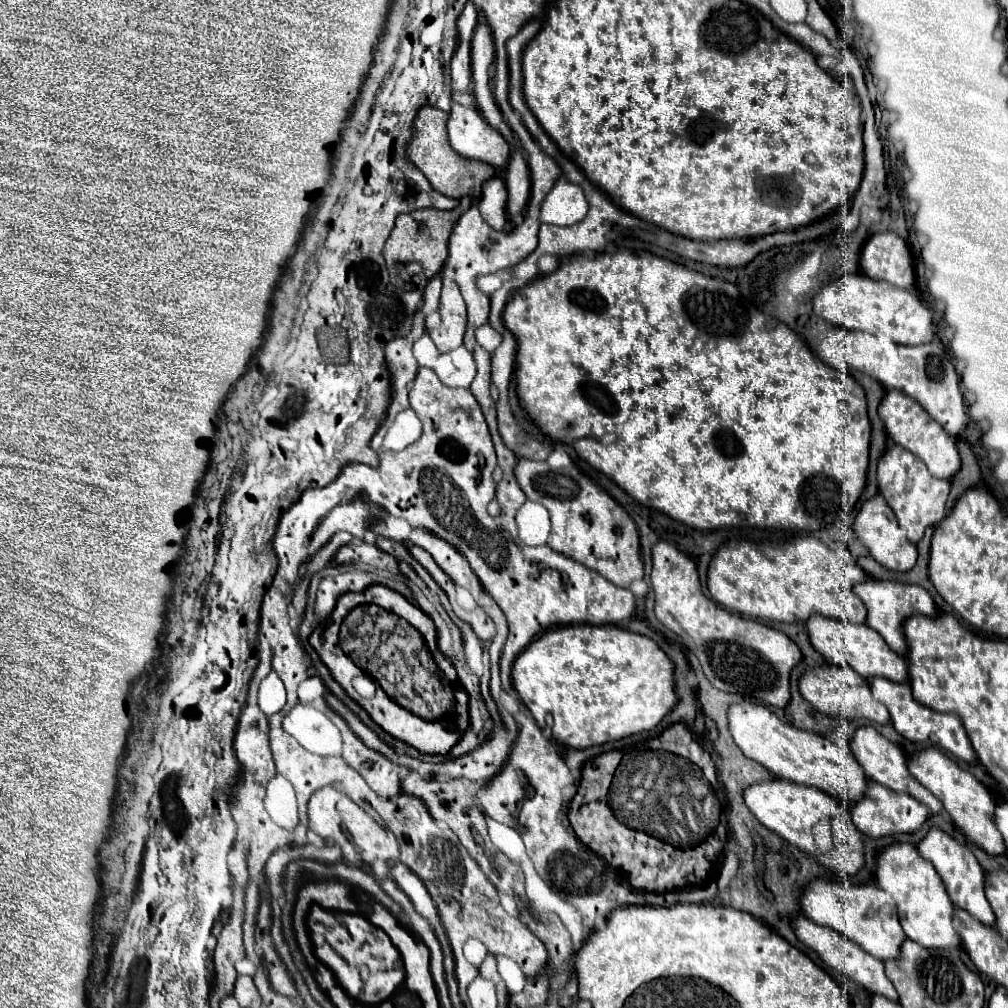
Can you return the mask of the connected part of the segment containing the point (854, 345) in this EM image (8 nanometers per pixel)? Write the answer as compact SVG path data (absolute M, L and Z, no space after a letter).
M830 323L834 327L832 331L830 331L830 335L836 339L836 343L842 347L842 351L844 351L844 361L850 365L850 367L854 367L854 369L858 369L858 371L862 371L864 375L868 375L868 377L872 377L872 379L876 379L884 389L898 389L898 391L902 391L902 393L906 393L908 397L912 397L916 403L920 403L922 407L924 407L924 411L936 421L936 423L940 423L952 437L956 437L964 427L966 427L966 423L968 423L968 417L966 417L966 411L964 411L964 401L962 401L962 393L960 393L960 387L958 387L958 373L956 373L956 369L954 369L954 365L946 359L946 355L944 355L944 345L942 345L942 341L940 339L934 339L934 341L930 341L930 343L924 343L924 345L898 345L898 343L890 343L890 341L880 341L878 337L874 337L874 335L870 335L870 333L866 333L866 331L848 331L848 329L844 329L844 327L840 327L840 325L834 325L834 323Z

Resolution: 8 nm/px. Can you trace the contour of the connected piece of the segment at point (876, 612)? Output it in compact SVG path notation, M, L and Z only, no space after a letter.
M870 577L864 583L858 583L854 587L854 593L864 601L866 609L868 609L868 617L866 617L866 625L872 627L874 631L878 631L884 641L888 643L888 647L892 647L892 651L896 651L898 655L906 655L906 645L904 645L904 637L900 633L900 625L904 619L912 617L912 615L928 615L934 617L936 615L936 607L934 601L930 597L930 593L918 585L908 585L908 583L900 583L900 581L884 581L884 579L874 579Z

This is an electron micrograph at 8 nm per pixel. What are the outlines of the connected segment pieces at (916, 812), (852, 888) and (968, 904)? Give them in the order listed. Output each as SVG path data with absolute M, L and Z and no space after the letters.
M874 781L868 783L864 797L856 801L852 807L852 819L854 819L856 829L874 839L884 837L884 835L894 835L894 833L914 833L922 827L926 817L928 817L928 809L920 801L904 793L894 793Z
M812 879L800 893L800 909L814 923L840 931L878 959L896 957L902 941L906 939L898 921L894 899L874 883L853 885L844 881Z
M932 827L926 837L918 843L918 851L920 855L930 861L934 865L934 869L938 871L950 901L960 907L966 909L970 915L974 915L978 921L982 921L984 925L994 925L996 917L992 913L992 907L988 903L988 899L984 897L984 871L980 867L980 863L976 861L974 853L970 849L966 849L964 845L960 845L956 839L952 839L948 833L944 833L938 827Z

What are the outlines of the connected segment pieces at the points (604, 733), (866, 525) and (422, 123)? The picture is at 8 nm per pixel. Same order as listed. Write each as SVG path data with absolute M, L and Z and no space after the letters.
M568 625L568 627L558 627L558 629L550 629L544 635L540 635L536 641L532 641L516 659L514 669L512 669L512 679L514 679L514 689L518 691L520 701L528 707L528 711L532 713L532 717L536 719L536 723L540 725L540 729L548 729L552 733L552 739L556 739L562 745L568 745L572 749L588 749L594 745L604 745L610 741L618 741L624 737L630 737L634 733L642 733L642 731L650 731L654 729L662 717L674 707L676 703L676 695L674 695L674 679L672 679L672 663L666 657L666 653L648 637L614 627L614 625Z
M878 493L872 499L864 501L860 513L856 515L856 521L852 525L856 539L860 541L862 547L868 549L868 553L884 567L892 569L892 571L908 571L914 567L916 563L916 545L908 543L906 535L902 533L902 529L896 523L896 517L892 513L892 509L888 507L888 503L884 501L884 497Z
M430 105L420 107L414 119L412 137L406 143L406 155L426 175L426 179L438 193L454 199L460 199L464 195L478 199L482 195L482 183L494 177L494 167L488 163L458 155L450 145L450 139L446 133L446 121L448 121L448 113L444 113L442 109L430 107Z

